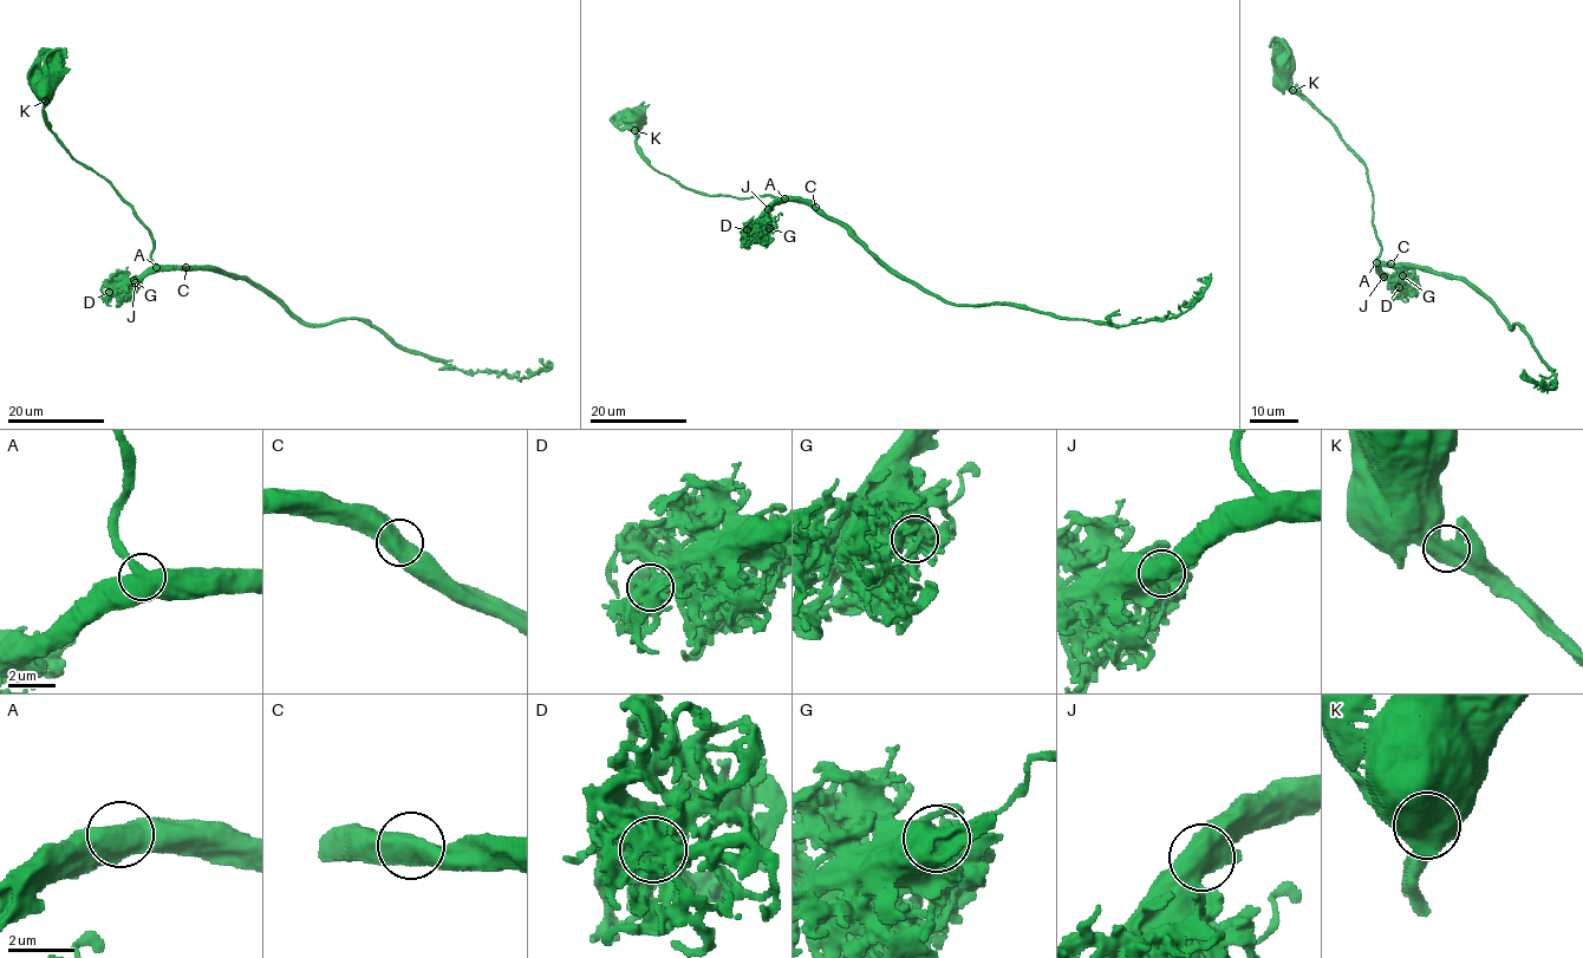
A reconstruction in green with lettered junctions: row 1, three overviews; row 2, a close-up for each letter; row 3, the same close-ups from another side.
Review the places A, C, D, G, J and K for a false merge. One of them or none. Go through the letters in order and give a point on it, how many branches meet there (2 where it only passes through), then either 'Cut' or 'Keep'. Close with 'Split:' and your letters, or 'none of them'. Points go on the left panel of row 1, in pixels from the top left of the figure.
A: Place: (156, 267). Branches: 3. Keep
C: Place: (186, 267). Branches: 2. Keep
D: Place: (109, 292). Branches: 3. Keep
G: Place: (134, 280). Branches: 4. Keep
J: Place: (135, 282). Branches: 2. Keep
K: Place: (45, 100). Branches: 2. Keep
Split: none of them

